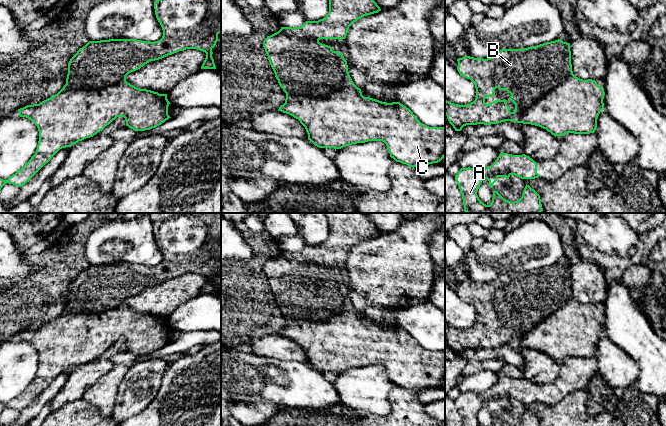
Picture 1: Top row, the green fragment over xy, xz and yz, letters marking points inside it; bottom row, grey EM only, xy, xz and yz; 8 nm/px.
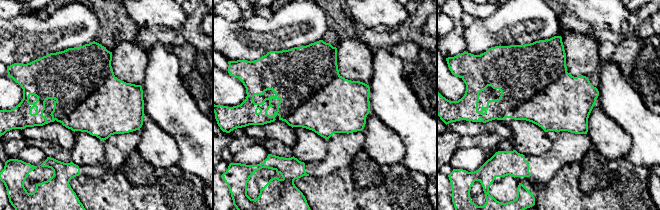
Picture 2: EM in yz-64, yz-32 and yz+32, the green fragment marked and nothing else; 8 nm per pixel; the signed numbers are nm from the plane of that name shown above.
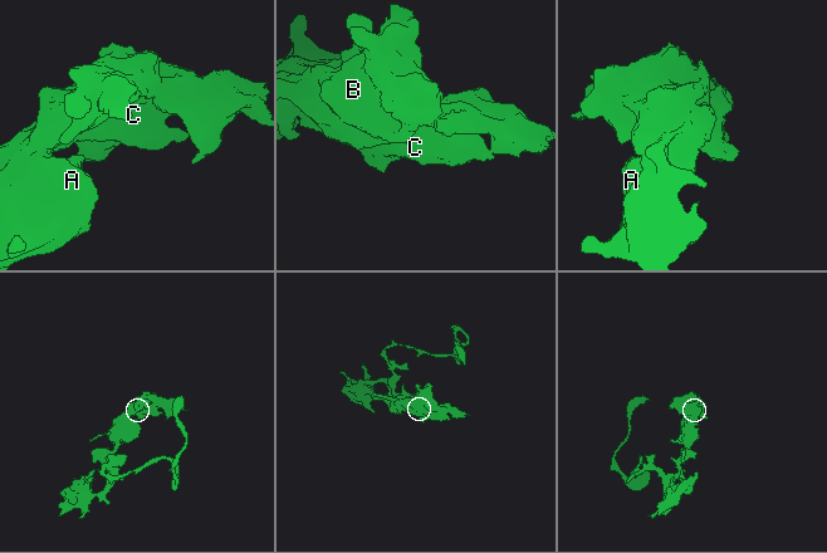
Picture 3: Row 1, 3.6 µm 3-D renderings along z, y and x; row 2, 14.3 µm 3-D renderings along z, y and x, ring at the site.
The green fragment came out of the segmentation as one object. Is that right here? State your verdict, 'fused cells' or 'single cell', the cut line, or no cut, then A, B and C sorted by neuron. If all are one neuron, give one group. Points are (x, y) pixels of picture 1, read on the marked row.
fused cells | xz (350, 78), (324, 99), (286, 93) | A C / B

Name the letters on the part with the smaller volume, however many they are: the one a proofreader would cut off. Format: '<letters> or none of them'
B

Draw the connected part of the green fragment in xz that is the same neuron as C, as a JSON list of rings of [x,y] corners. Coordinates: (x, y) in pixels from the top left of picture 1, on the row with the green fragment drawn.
[[[350,78],[343,81],[334,96],[325,100],[318,96],[286,93],[285,103],[278,111],[298,119],[306,129],[308,140],[319,148],[341,149],[357,143],[382,141],[391,158],[413,168],[438,163],[445,157],[445,127],[429,127],[421,123],[400,102],[387,103],[364,97]]]

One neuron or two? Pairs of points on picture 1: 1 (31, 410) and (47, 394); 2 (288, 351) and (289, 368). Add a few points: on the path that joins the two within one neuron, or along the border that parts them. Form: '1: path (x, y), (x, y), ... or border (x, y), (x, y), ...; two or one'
1: path (35, 406), (43, 398); one
2: border (266, 356), (307, 363); two

